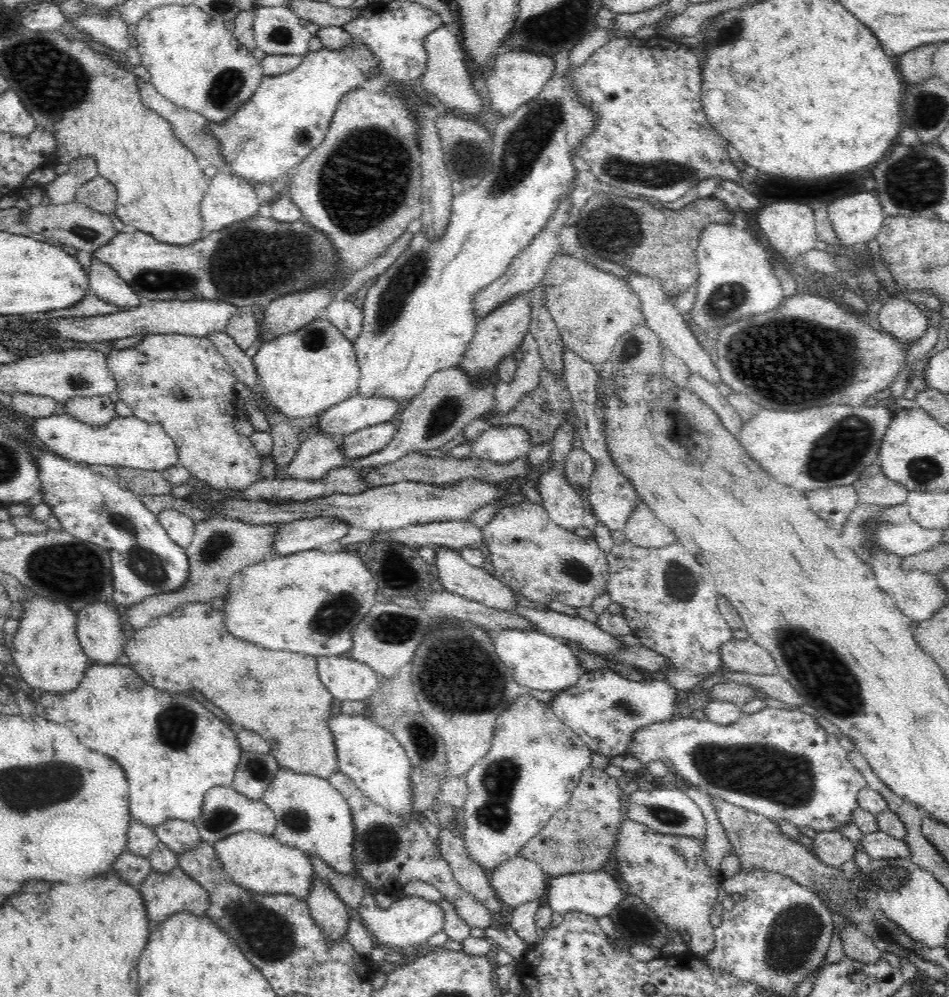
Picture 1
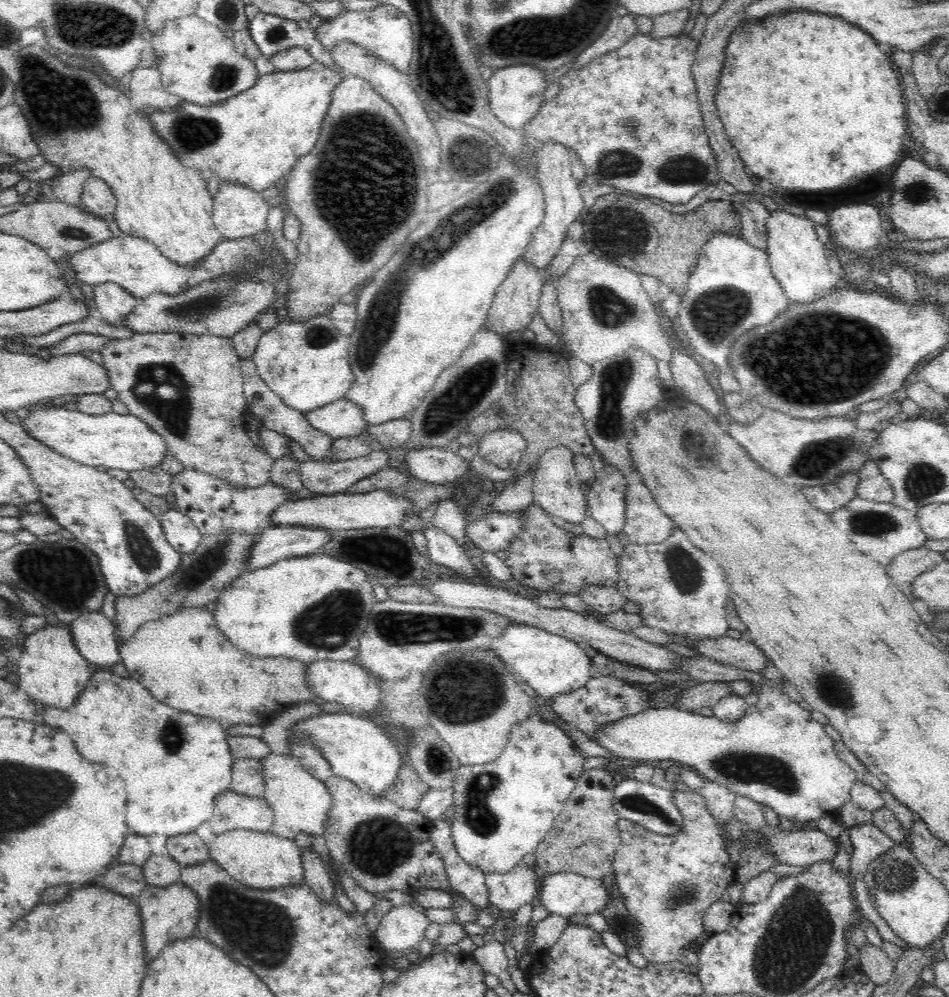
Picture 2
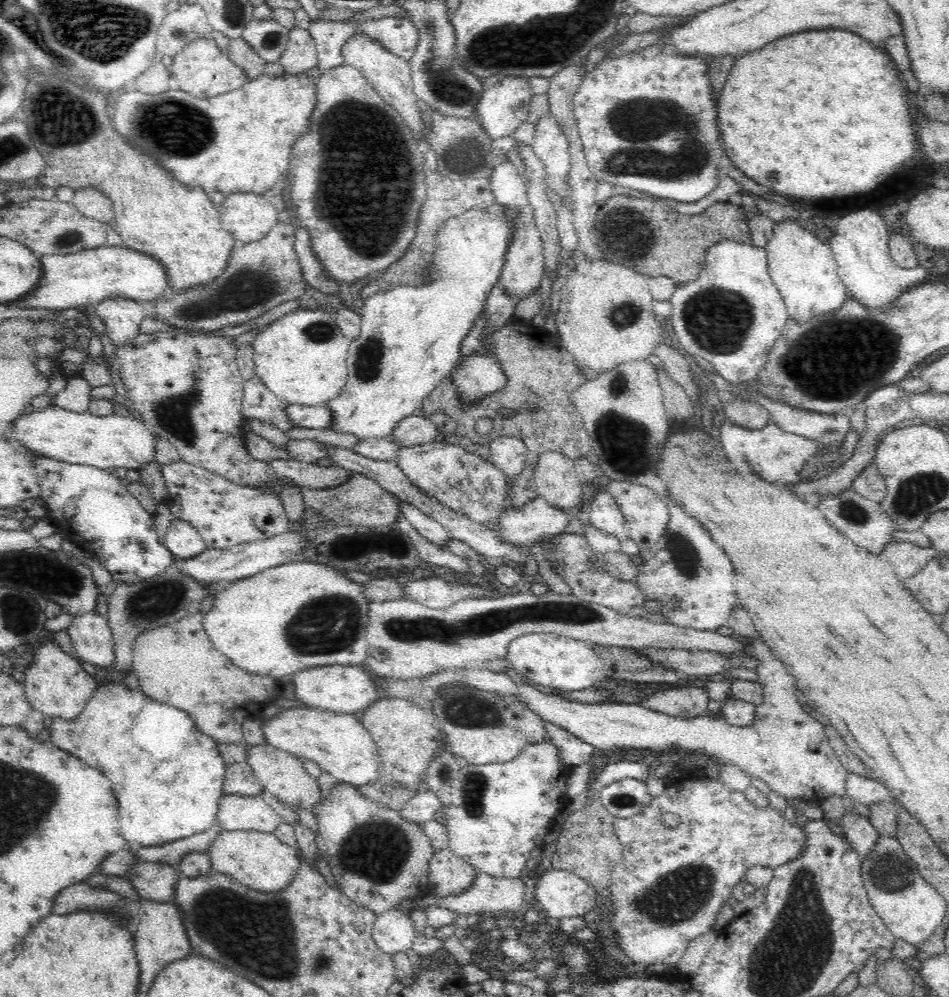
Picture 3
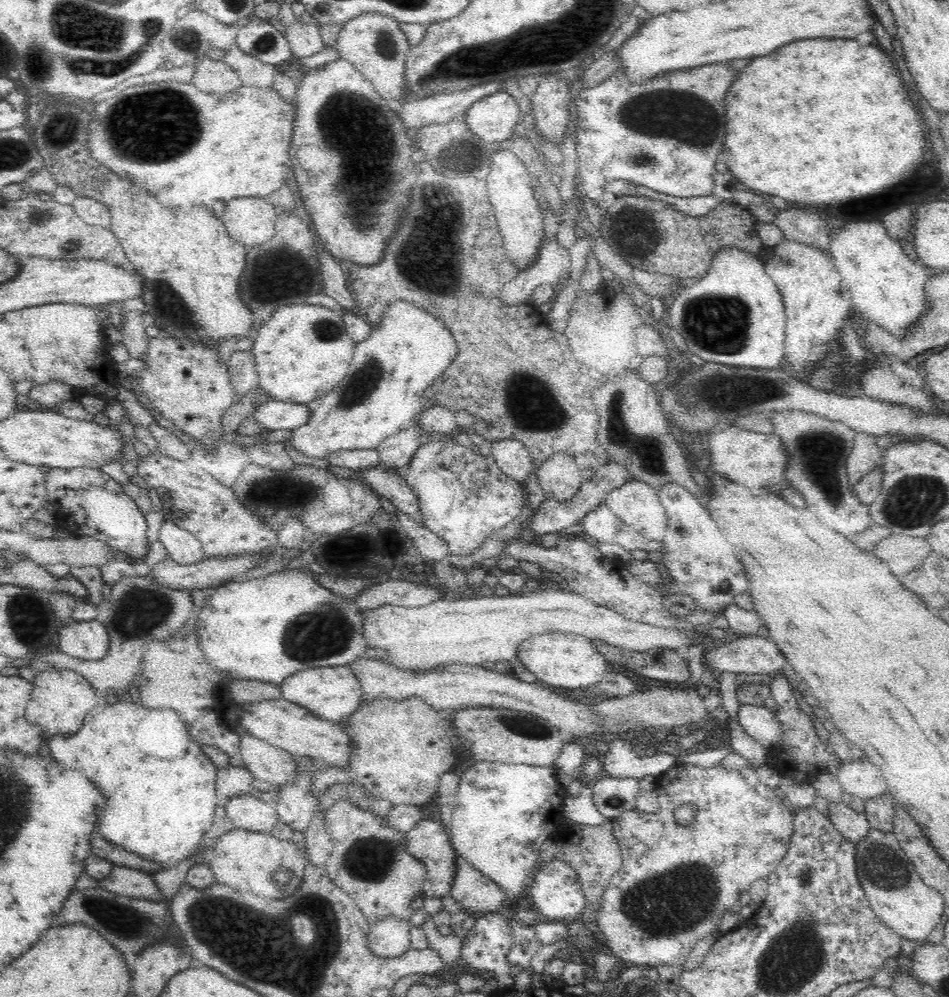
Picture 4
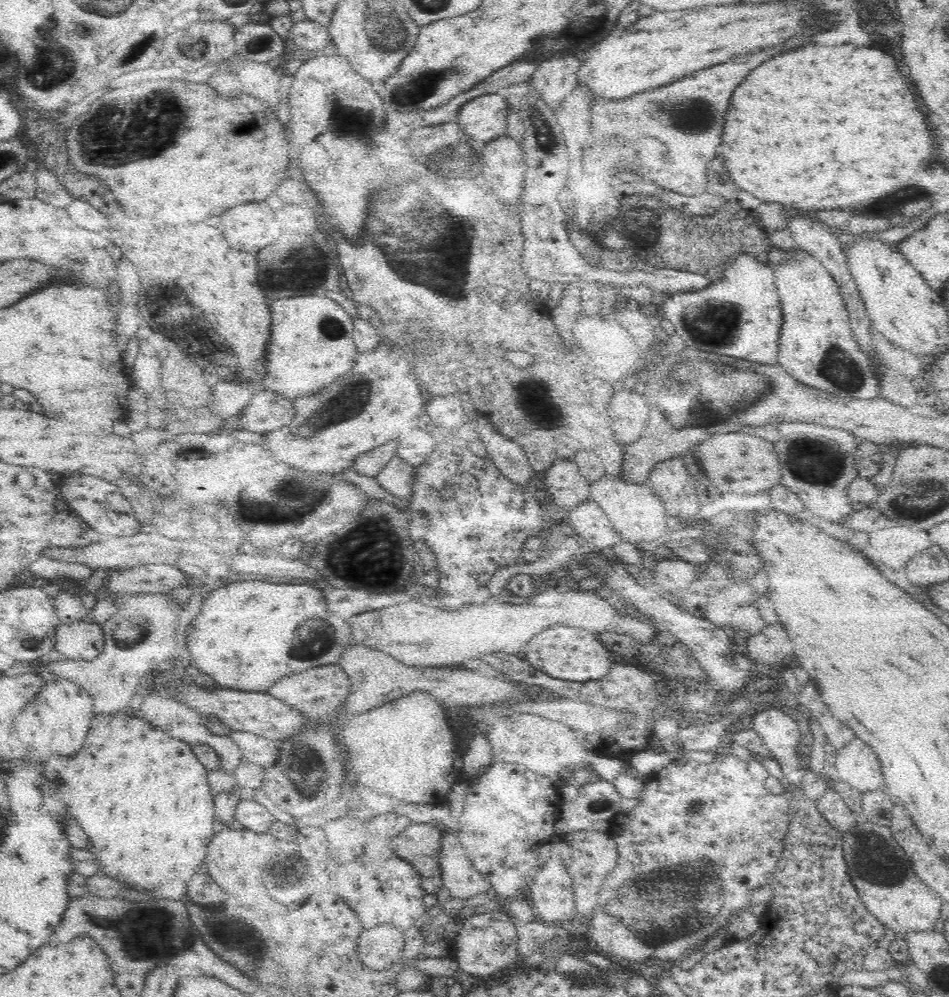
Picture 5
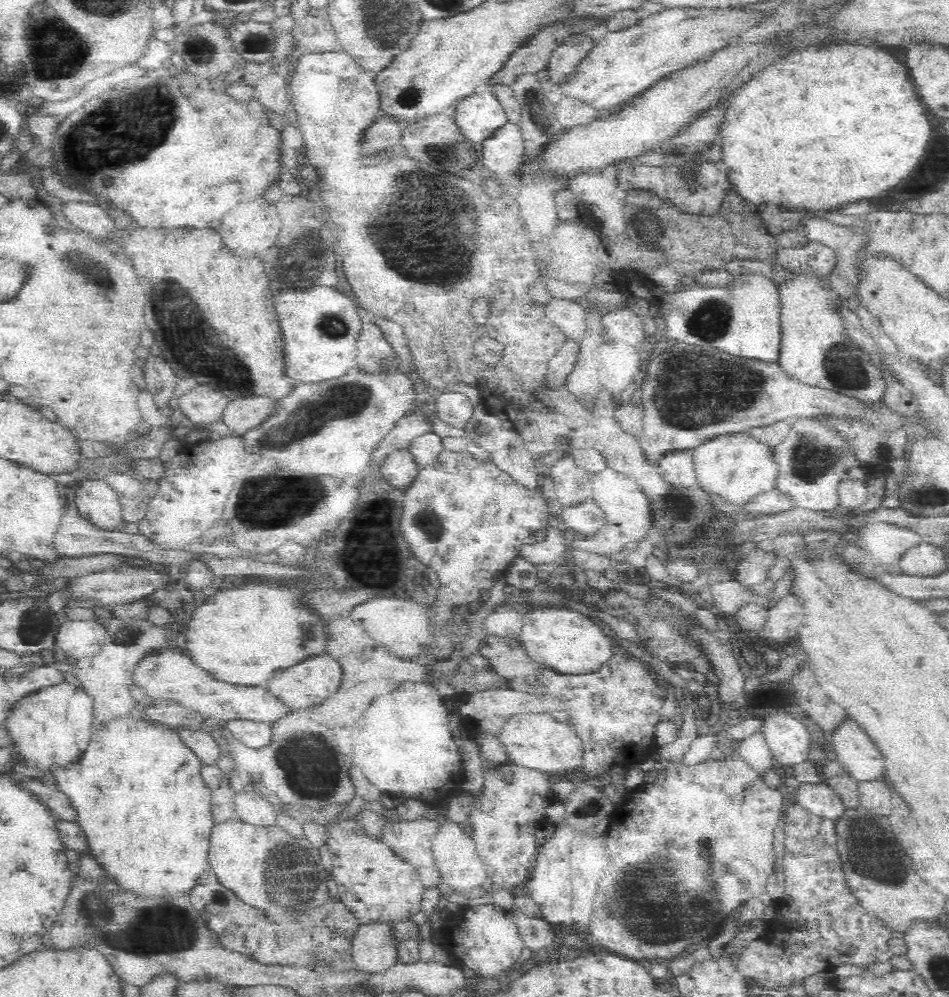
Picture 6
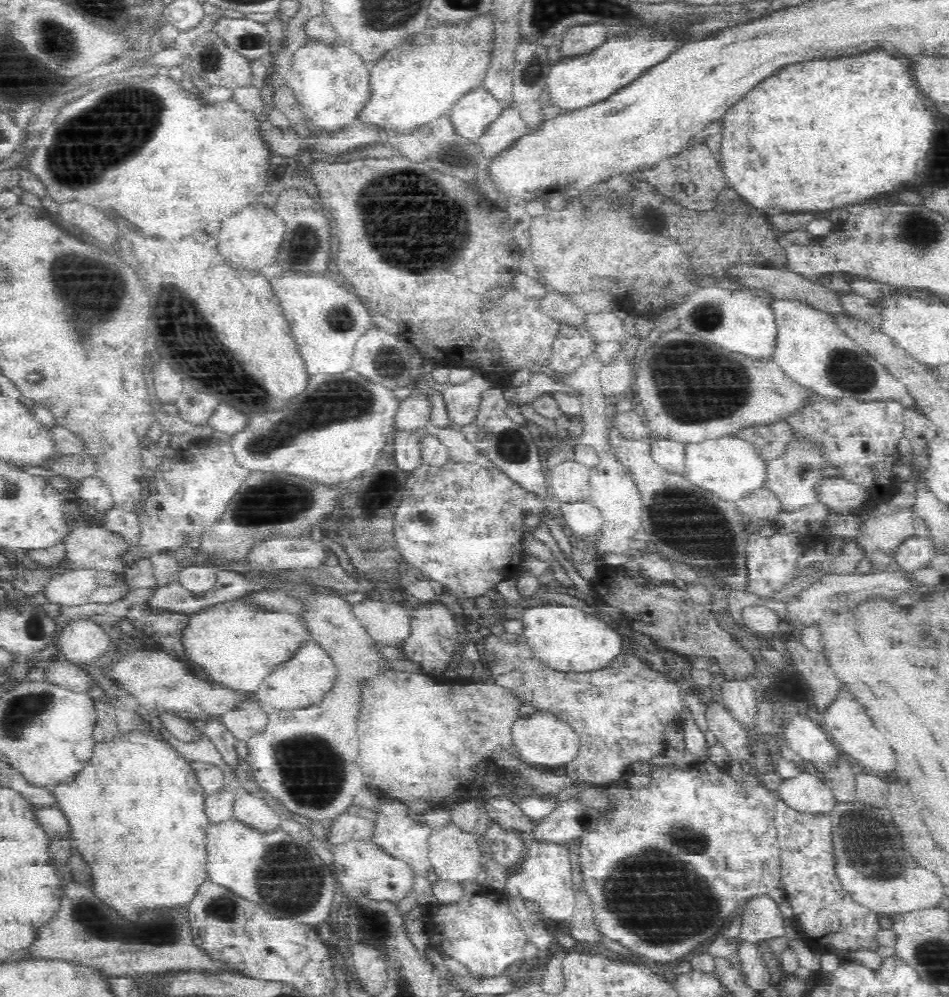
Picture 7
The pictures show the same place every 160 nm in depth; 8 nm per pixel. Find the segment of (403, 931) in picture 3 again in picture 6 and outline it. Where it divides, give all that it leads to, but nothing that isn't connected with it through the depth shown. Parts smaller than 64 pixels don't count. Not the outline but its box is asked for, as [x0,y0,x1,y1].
[352,923,399,975]

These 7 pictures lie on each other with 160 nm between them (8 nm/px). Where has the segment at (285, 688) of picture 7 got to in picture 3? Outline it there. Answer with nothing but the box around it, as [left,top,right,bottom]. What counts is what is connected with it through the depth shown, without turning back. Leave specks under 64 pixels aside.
[291,665,379,715]

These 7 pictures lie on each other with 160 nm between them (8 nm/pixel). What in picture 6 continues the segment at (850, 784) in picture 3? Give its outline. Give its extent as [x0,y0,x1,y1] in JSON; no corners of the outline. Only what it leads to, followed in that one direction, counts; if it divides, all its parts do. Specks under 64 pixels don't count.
[829,722,885,784]

